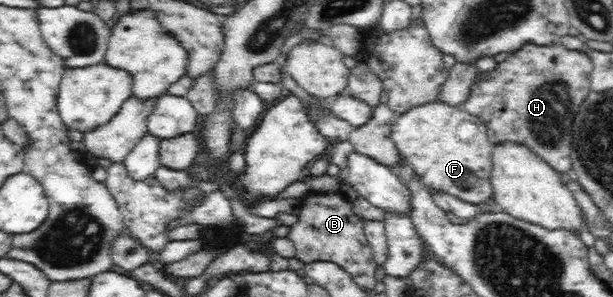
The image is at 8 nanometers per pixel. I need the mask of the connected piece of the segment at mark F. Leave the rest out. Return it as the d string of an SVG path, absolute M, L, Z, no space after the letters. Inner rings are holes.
M437 100L397 115L390 136L402 159L412 165L415 175L431 190L474 204L493 199L493 144L480 118L462 107Z

